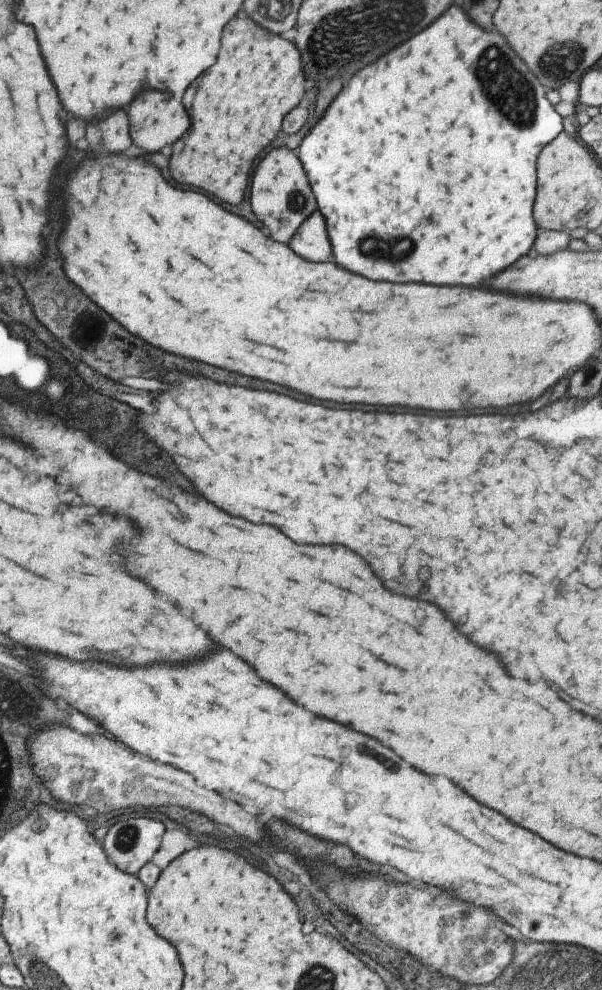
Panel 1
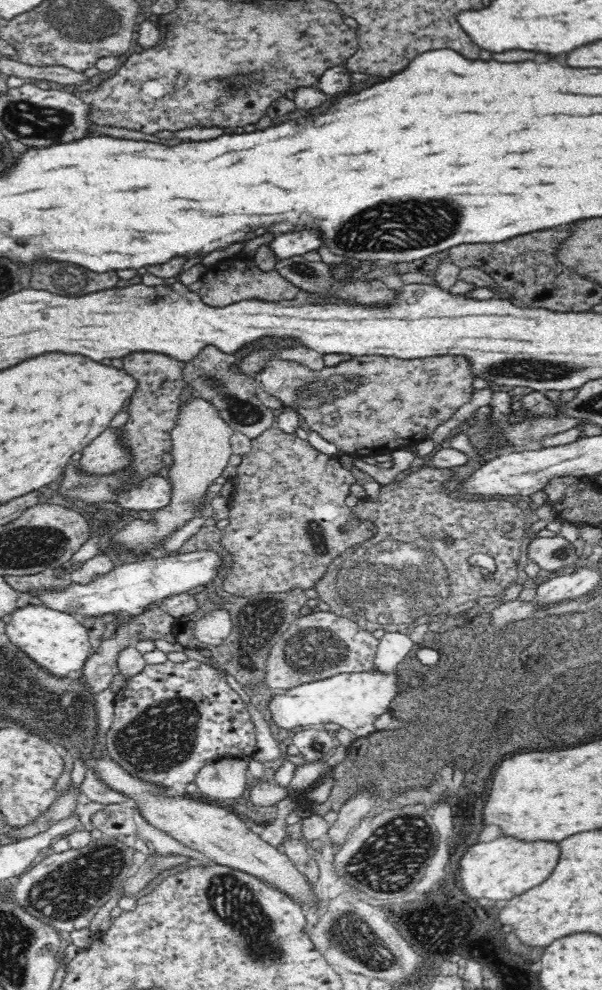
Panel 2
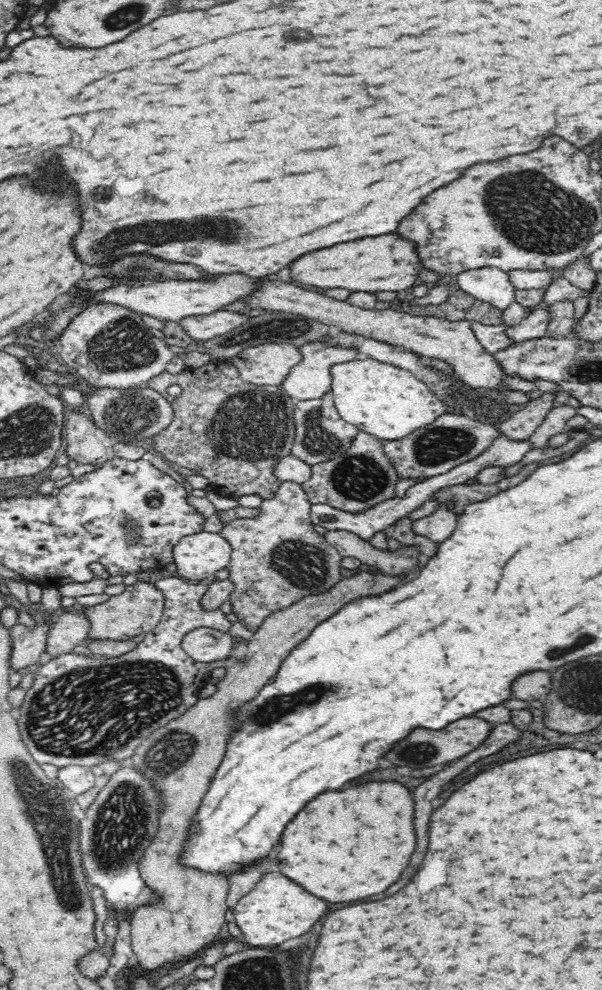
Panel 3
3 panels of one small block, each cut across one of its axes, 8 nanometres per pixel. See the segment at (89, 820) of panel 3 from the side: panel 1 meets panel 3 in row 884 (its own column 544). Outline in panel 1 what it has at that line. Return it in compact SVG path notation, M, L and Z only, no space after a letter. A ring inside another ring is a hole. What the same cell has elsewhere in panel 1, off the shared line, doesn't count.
M460 6L446 10L432 26L384 54L376 62L358 70L348 84L338 92L334 102L326 108L322 120L304 136L300 144L300 160L317 200L317 209L324 214L332 242L334 260L370 280L390 282L432 282L432 284L460 284L480 286L490 276L502 272L520 256L528 254L536 238L534 198L536 198L536 160L553 138L563 131L562 117L546 98L544 86L528 70L528 66L514 54L508 42L498 32L486 32L474 24Z

